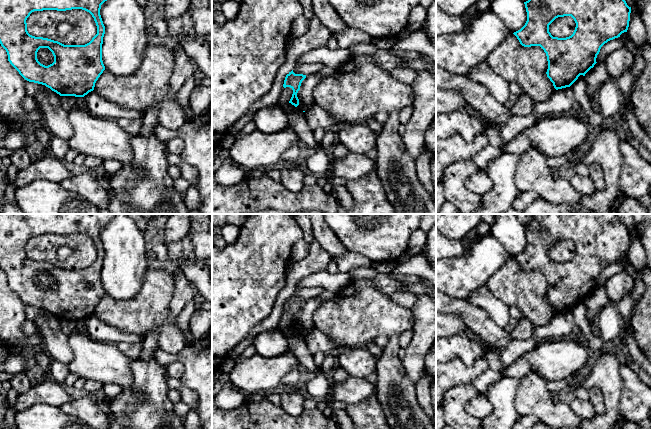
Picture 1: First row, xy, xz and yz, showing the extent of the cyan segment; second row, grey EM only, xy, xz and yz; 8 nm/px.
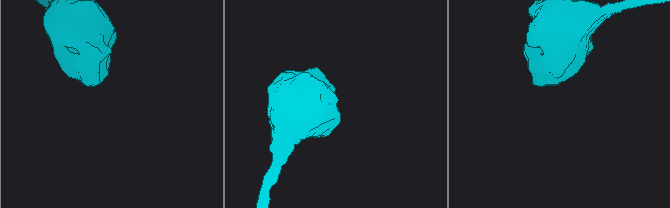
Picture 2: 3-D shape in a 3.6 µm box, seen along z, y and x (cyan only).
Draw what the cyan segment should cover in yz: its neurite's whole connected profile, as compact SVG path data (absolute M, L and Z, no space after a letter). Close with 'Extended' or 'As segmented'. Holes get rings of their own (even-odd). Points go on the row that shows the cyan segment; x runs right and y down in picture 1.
M528 0L524 2L527 21L525 25L513 34L524 47L540 46L547 56L547 77L556 90L570 87L580 75L585 74L597 63L596 58L601 47L610 40L620 37L627 32L630 21L631 7L625 0ZM571 16L576 27L573 34L566 38L553 37L549 25L558 17Z. As segmented

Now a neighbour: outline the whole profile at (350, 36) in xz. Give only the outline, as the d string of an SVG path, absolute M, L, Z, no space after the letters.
M351 27L332 35L336 38L338 47L344 49L349 49L355 44L371 44L373 38L368 33Z

